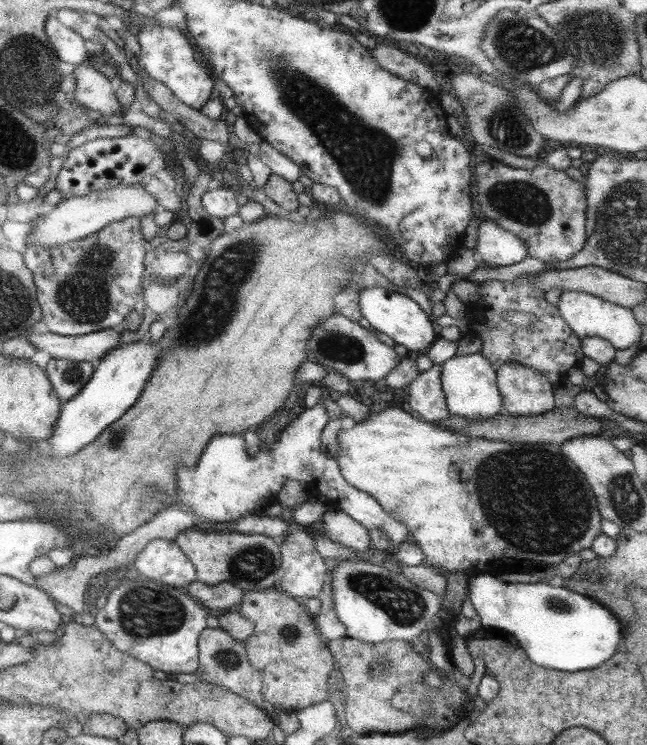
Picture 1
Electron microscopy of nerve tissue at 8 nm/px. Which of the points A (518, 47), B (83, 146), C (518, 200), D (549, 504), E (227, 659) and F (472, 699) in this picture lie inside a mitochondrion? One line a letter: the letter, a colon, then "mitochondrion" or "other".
A: mitochondrion
B: other
C: mitochondrion
D: mitochondrion
E: mitochondrion
F: other

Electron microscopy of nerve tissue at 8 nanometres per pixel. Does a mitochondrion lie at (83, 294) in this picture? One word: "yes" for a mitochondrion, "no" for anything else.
yes

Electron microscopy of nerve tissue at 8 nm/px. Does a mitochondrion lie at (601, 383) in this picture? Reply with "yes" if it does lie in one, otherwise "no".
no

